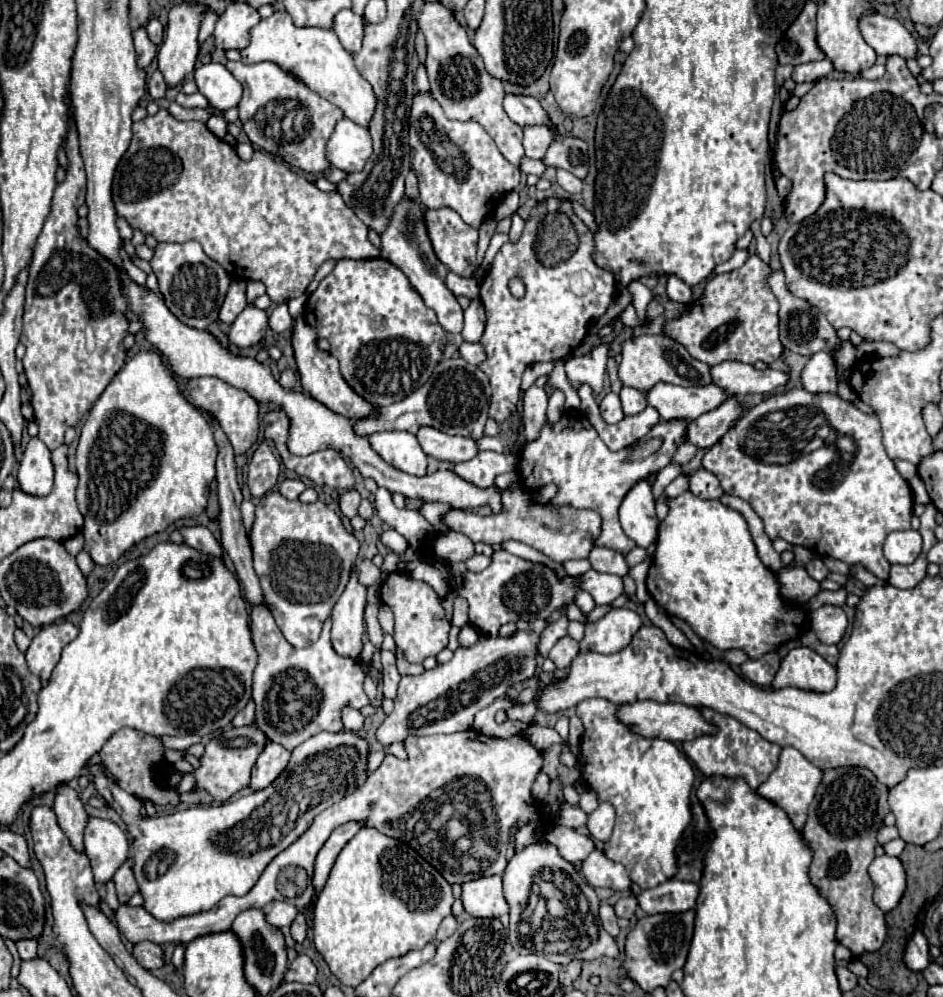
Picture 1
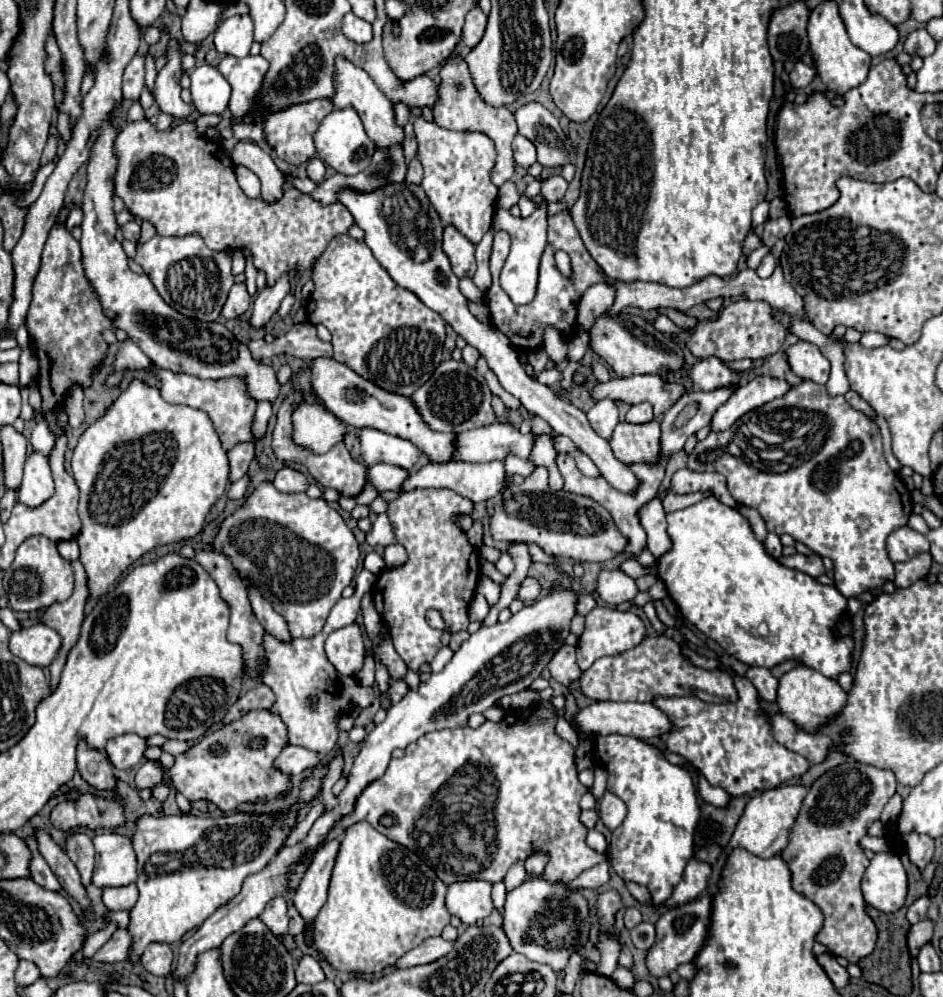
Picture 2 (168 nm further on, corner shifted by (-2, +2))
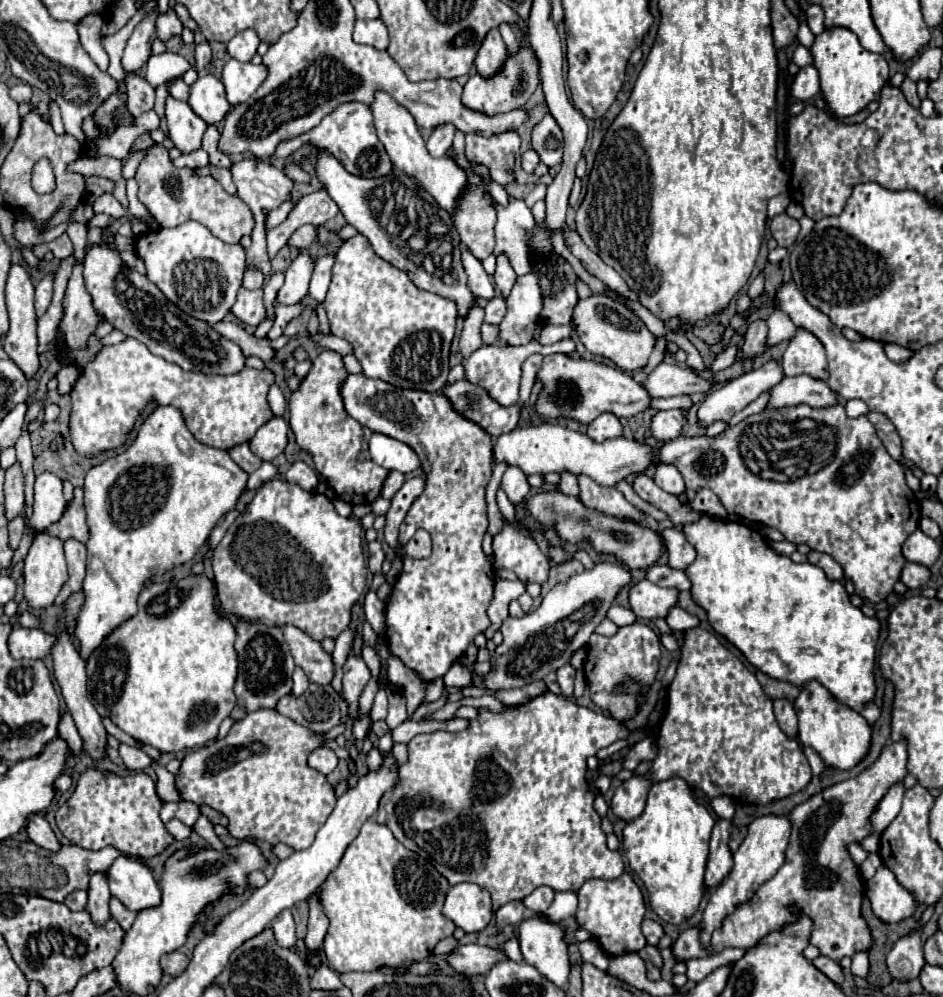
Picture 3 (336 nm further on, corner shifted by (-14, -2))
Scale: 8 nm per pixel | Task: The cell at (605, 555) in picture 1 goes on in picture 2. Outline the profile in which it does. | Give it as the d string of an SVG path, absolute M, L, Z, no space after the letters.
M628 559L628 561L624 561L622 563L622 567L620 567L624 573L628 573L630 577L634 577L634 579L638 579L638 577L642 577L642 575L658 575L658 571L656 571L656 563L654 565L650 565L650 567L644 567L644 565L640 565L636 559Z

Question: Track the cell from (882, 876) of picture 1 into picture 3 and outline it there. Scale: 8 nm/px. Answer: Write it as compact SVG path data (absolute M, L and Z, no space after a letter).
M878 867L876 875L866 881L866 895L872 903L872 911L886 923L898 923L916 913L916 897L904 889L896 875L886 867Z

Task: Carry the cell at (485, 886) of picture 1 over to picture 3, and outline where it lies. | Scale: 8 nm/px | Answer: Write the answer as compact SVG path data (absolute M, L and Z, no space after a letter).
M458 883L450 887L442 913L466 933L478 933L492 921L492 897L476 883Z

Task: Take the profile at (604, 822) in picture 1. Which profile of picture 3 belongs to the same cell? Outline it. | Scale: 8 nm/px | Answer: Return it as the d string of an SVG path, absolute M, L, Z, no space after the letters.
M700 627L688 629L684 633L682 657L678 663L676 677L672 681L672 691L668 685L668 711L662 721L656 745L658 745L658 757L654 759L654 771L646 777L632 777L624 781L612 797L610 807L614 815L618 815L624 821L640 817L640 813L644 811L648 787L654 781L670 777L686 779L690 787L702 789L708 797L728 795L738 803L756 803L756 805L764 805L772 799L782 799L792 793L798 793L812 779L812 771L808 759L802 753L800 743L796 739L790 739L780 729L772 711L772 699L762 691L756 675L748 671L744 663L738 657L734 657L726 647L722 647L712 633Z

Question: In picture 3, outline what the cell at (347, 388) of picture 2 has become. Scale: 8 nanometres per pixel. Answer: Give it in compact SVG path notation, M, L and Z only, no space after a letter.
M362 373L348 375L340 393L350 417L370 431L410 445L422 461L426 489L400 525L400 543L410 541L418 529L426 529L432 537L432 557L402 559L402 573L386 603L386 635L388 651L432 681L442 677L474 637L490 625L486 609L496 579L492 563L482 551L482 537L488 529L484 491L492 475L492 437L458 415L440 393L396 389Z

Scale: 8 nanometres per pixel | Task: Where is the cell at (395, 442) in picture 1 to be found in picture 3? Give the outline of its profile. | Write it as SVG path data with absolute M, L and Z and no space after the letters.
M372 433L370 455L372 455L374 463L378 463L380 467L384 467L388 471L396 469L400 473L410 473L420 467L420 459L414 453L414 449L410 449L406 443L396 441L382 433Z

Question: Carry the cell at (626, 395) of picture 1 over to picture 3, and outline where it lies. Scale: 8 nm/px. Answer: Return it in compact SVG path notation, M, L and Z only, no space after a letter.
M678 409L658 411L650 419L650 433L652 433L652 437L656 437L660 441L670 441L680 433L684 423L686 423L686 419Z

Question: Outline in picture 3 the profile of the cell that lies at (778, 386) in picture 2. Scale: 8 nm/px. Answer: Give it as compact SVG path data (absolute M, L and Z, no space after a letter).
M808 375L784 377L778 385L770 389L770 409L794 407L802 403L812 407L828 407L836 403L836 395L824 381L812 379Z

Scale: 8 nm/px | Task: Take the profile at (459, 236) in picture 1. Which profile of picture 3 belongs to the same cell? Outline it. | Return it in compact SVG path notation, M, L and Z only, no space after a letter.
M464 249L462 253L462 263L464 269L468 273L468 287L476 297L484 297L484 299L492 299L494 297L494 287L490 283L488 273L482 267L482 261L476 259L468 249Z

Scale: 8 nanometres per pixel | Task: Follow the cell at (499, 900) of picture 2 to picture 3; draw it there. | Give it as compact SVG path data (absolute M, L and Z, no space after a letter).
M512 935L506 945L504 945L504 953L512 959L512 961L522 961L522 953L520 953L520 945L518 945L518 939L516 935Z

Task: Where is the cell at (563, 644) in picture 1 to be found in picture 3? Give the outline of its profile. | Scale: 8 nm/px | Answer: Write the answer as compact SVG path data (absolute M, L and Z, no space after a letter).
M566 663L564 667L560 667L560 669L556 671L556 675L558 675L558 685L560 685L562 693L564 693L566 697L572 697L574 679L576 679L576 669L572 669L572 665Z

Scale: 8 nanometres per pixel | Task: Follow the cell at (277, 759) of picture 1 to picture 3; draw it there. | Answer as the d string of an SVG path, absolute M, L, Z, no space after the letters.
M320 747L320 749L316 749L316 751L310 753L308 765L310 765L312 769L320 771L322 775L330 775L330 773L336 769L336 765L338 765L338 757L336 757L330 749Z

